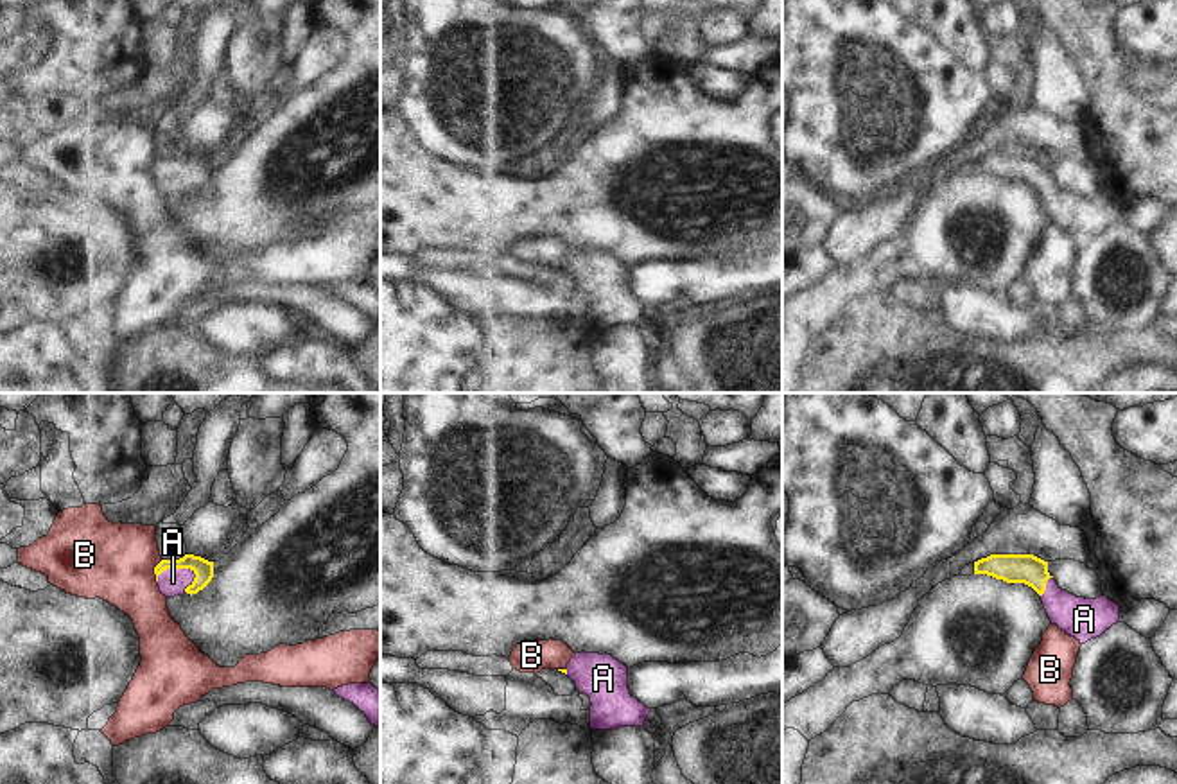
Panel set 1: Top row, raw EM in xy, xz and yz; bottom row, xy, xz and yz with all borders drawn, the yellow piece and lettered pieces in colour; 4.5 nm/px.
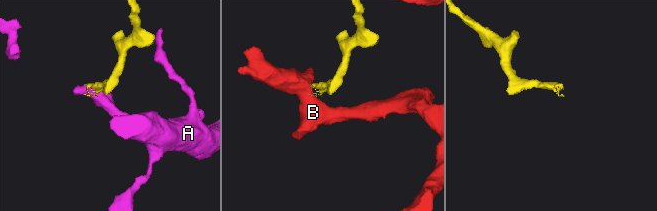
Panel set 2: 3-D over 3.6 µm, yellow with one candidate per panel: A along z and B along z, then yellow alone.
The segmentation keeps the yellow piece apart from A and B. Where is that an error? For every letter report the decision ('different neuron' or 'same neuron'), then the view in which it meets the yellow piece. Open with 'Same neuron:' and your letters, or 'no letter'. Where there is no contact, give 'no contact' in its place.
Same neuron: A
A: same neuron | xy
B: different neuron | xy

